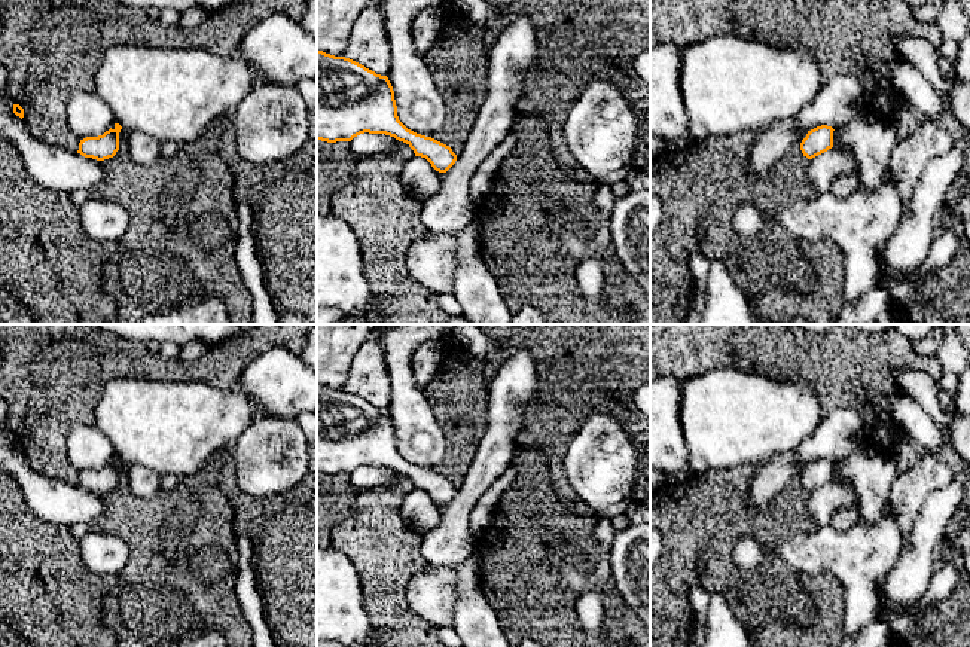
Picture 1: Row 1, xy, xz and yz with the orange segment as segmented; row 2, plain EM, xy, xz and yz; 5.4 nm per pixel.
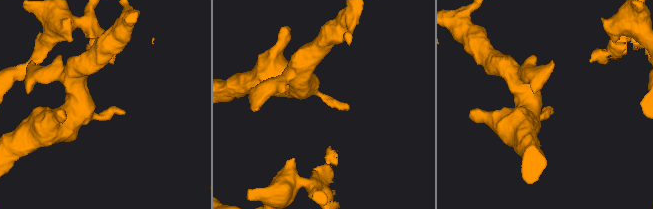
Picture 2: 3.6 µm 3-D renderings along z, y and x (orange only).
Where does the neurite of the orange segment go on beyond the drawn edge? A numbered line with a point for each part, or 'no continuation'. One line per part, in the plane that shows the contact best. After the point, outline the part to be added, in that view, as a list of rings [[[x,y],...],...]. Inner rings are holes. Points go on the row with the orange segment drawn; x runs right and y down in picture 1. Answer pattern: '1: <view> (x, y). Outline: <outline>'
no continuation

